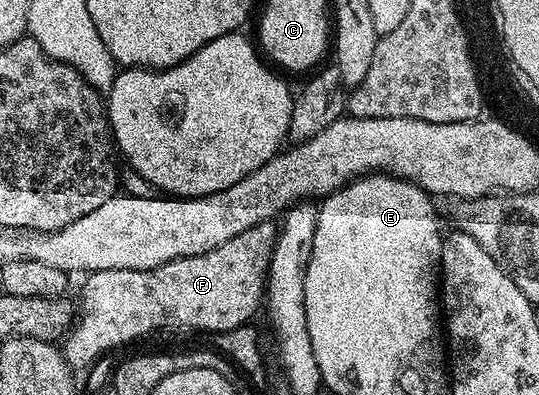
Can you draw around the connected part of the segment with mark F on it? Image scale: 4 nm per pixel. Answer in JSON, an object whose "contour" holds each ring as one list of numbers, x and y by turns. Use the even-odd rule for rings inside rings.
{"contour":[[267,222,252,226,244,234,236,234,208,254,198,254,156,266,152,270,100,270,89,273,82,284,82,297,76,300,76,319,61,345,62,355,71,369,86,368,101,352,138,340,157,328,195,328,198,332,213,334,227,332,241,324,250,324,253,316,263,307,266,282,270,267,270,255,274,253,274,241,278,228]]}

